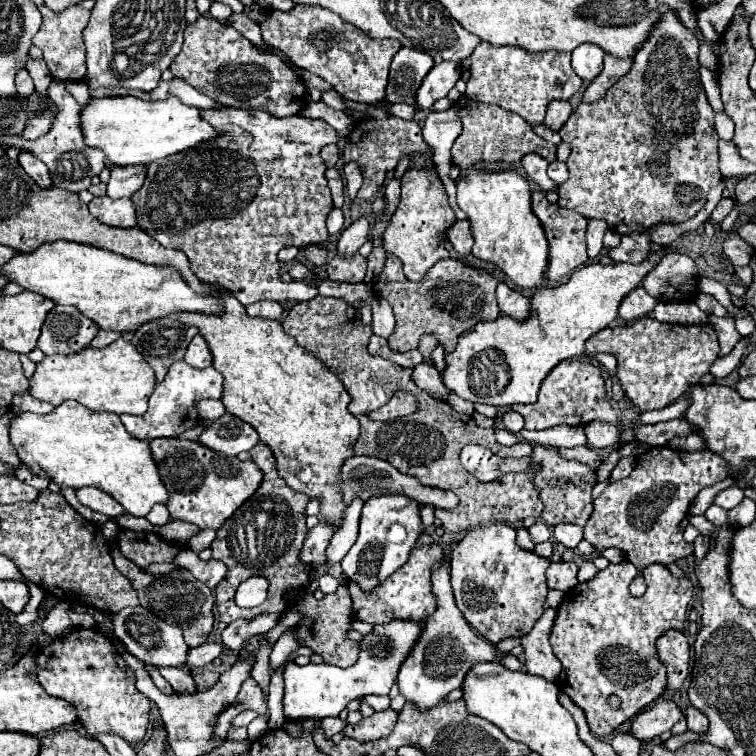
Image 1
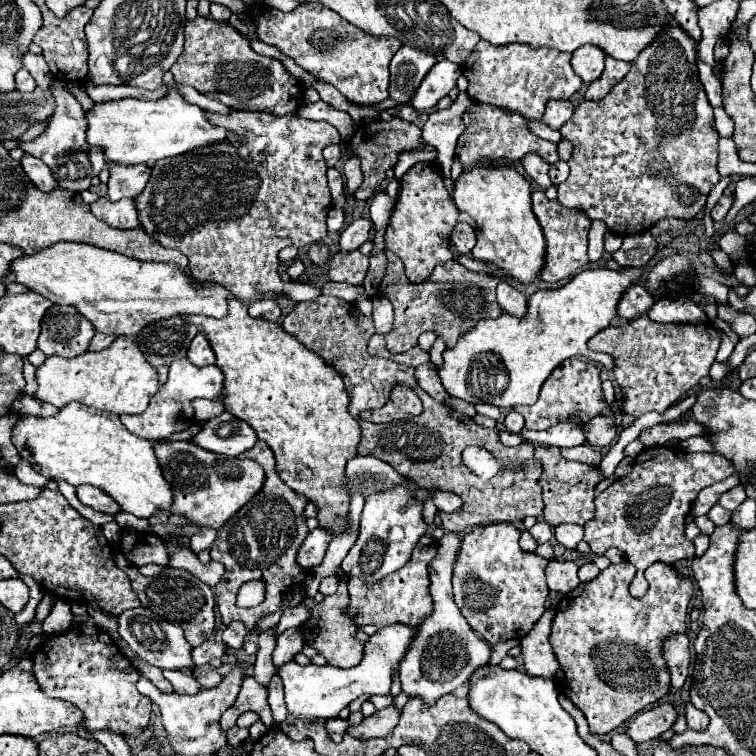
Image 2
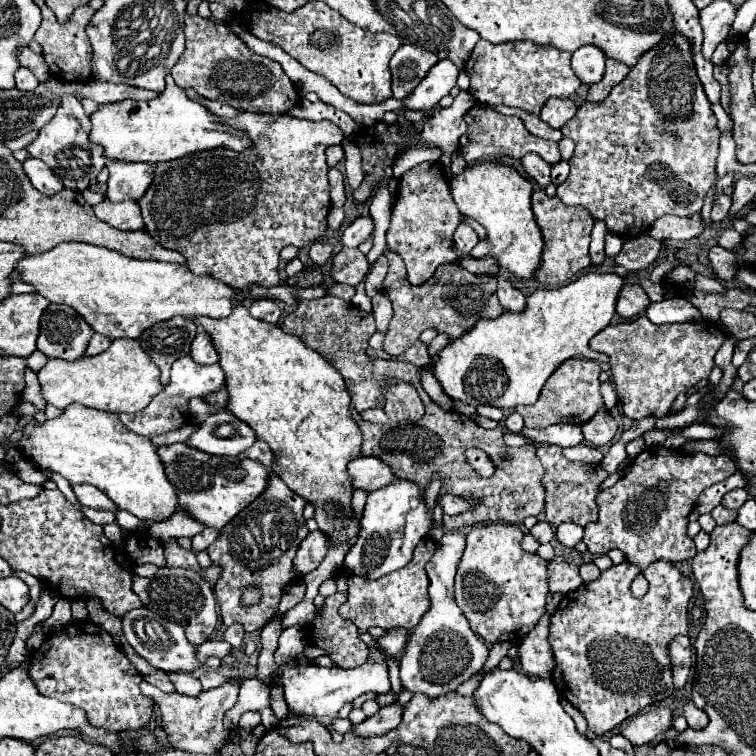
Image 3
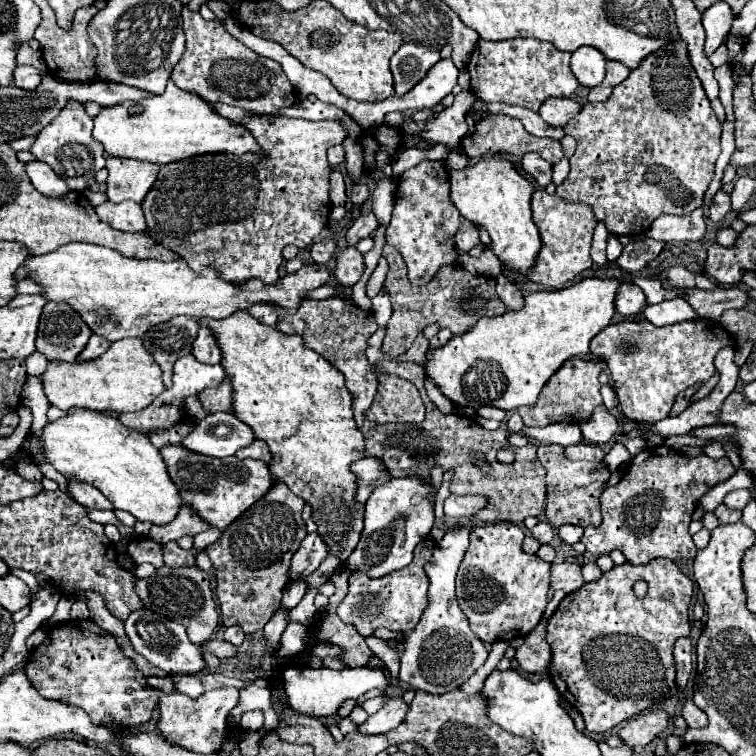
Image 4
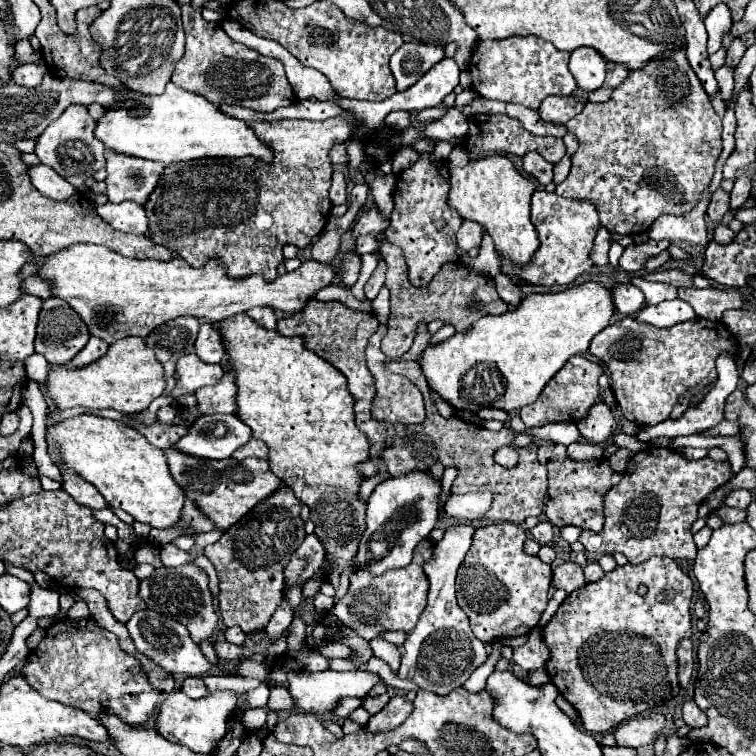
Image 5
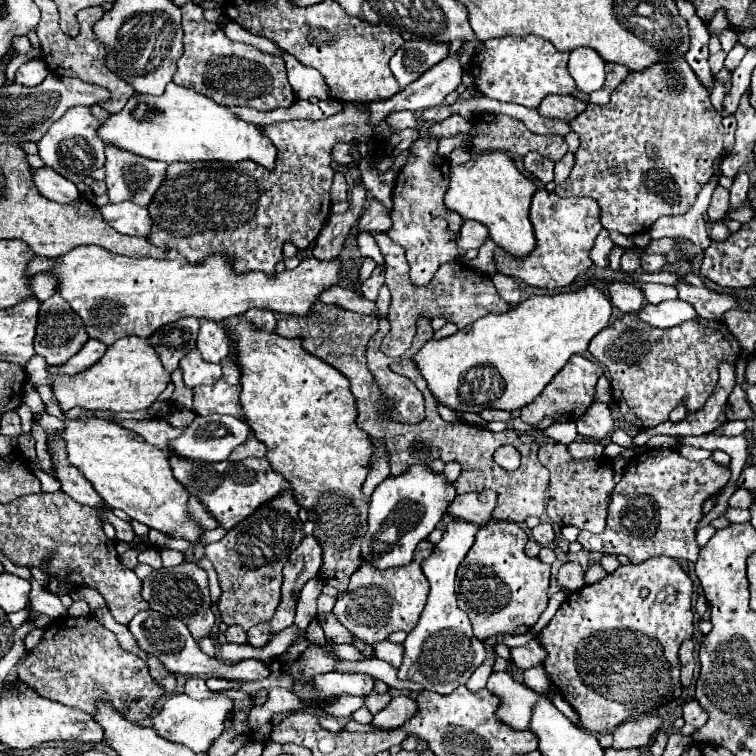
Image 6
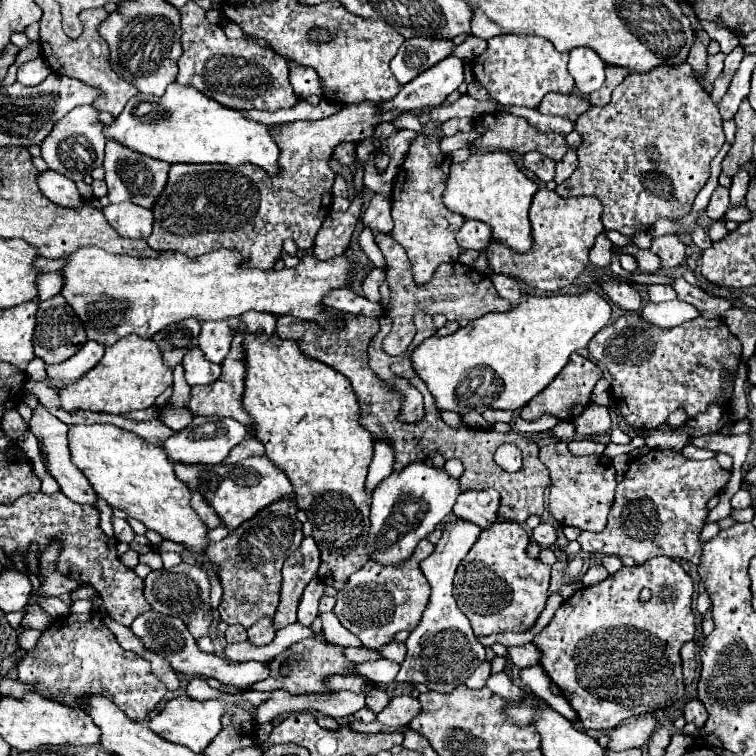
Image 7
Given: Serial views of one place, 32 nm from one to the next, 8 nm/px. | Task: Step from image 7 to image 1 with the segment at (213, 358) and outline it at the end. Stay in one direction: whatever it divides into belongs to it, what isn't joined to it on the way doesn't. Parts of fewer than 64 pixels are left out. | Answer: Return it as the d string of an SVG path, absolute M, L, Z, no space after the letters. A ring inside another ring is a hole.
M198 334L194 336L194 340L190 342L188 346L188 352L184 356L184 360L196 368L206 368L206 366L212 366L212 352L206 344L206 340Z

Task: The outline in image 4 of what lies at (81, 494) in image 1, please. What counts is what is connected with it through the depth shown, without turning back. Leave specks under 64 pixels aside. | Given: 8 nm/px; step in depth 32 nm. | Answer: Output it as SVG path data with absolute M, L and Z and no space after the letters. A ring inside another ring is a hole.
M68 480L68 492L72 494L74 500L78 500L78 502L80 502L82 506L86 506L86 508L100 508L100 510L112 510L112 508L114 508L114 506L106 500L106 496L102 496L100 490L94 488L92 484Z

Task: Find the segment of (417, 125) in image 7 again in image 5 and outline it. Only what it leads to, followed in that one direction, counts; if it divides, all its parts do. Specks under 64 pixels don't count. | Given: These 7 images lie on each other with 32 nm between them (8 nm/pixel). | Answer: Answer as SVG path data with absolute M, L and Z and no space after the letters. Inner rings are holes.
M406 111L391 112L384 119L386 126L396 131L402 131L411 125L411 116Z

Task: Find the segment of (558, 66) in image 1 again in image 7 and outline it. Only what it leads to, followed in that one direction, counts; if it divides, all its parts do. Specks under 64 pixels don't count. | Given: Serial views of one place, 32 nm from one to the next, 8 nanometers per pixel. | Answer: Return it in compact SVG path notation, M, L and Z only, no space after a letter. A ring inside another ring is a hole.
M494 36L488 40L488 48L482 56L474 58L474 78L496 98L500 104L536 108L548 92L570 94L574 80L566 68L568 52L558 52L552 42L540 36Z

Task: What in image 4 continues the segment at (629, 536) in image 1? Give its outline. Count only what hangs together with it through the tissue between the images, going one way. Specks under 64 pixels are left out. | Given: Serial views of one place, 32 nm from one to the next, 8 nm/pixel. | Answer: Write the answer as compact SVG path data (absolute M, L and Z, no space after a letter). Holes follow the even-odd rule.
M650 446L630 460L622 480L616 486L604 490L600 498L604 518L602 526L584 528L580 542L590 554L598 556L620 550L630 564L646 564L652 558L694 558L696 546L688 526L698 500L716 484L728 480L734 472L736 470L728 458L688 458L668 446Z

